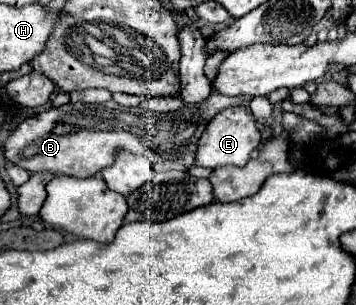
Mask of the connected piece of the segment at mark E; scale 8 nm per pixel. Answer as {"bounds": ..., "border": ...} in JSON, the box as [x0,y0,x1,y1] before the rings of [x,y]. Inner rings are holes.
{"bounds":[196,108,260,168],"border":[[[228,108],[220,114],[216,114],[210,124],[206,126],[204,134],[200,136],[198,150],[196,150],[196,166],[202,168],[218,168],[218,166],[244,166],[250,160],[250,152],[258,148],[260,144],[260,130],[256,126],[256,120],[246,114],[244,108]]]}

